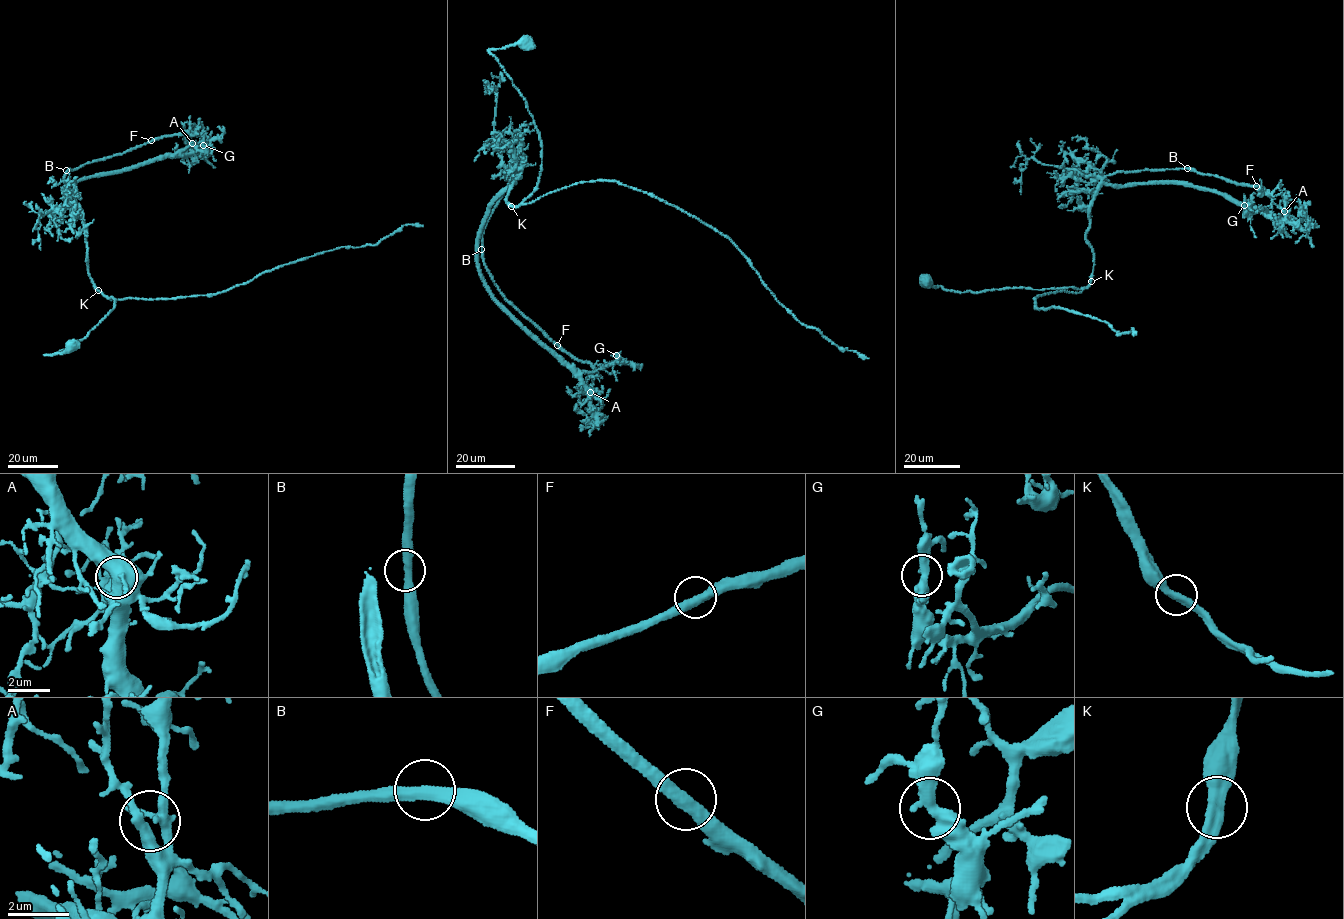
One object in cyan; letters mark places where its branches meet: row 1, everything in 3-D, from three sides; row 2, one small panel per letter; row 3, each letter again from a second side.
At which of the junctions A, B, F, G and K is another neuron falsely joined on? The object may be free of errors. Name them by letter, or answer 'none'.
none

